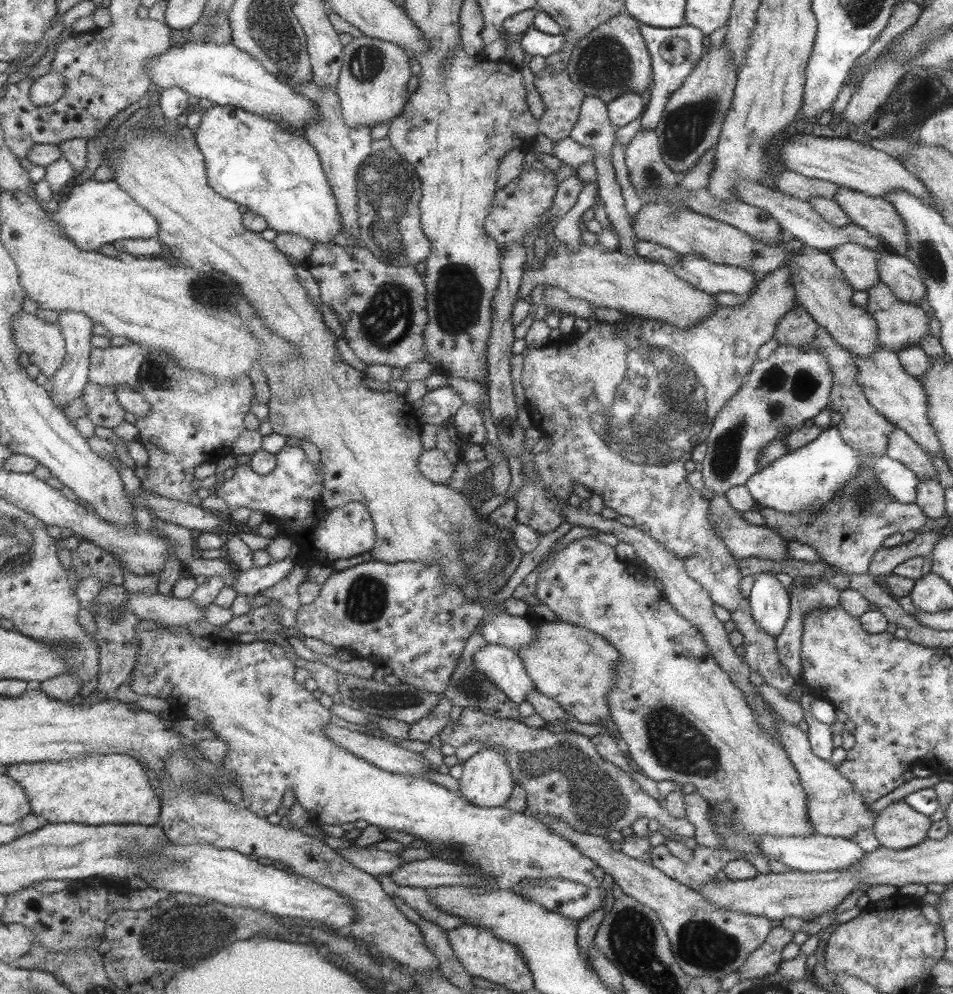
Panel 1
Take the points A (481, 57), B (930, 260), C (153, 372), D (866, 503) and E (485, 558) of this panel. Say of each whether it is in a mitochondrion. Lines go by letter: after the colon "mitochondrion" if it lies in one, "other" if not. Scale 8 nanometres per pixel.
A: other
B: mitochondrion
C: mitochondrion
D: mitochondrion
E: mitochondrion

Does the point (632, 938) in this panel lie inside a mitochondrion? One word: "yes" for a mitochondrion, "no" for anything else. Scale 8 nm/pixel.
yes

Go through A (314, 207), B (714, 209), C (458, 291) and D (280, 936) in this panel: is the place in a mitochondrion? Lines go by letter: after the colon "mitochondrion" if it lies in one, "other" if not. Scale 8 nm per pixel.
A: other
B: other
C: mitochondrion
D: other

